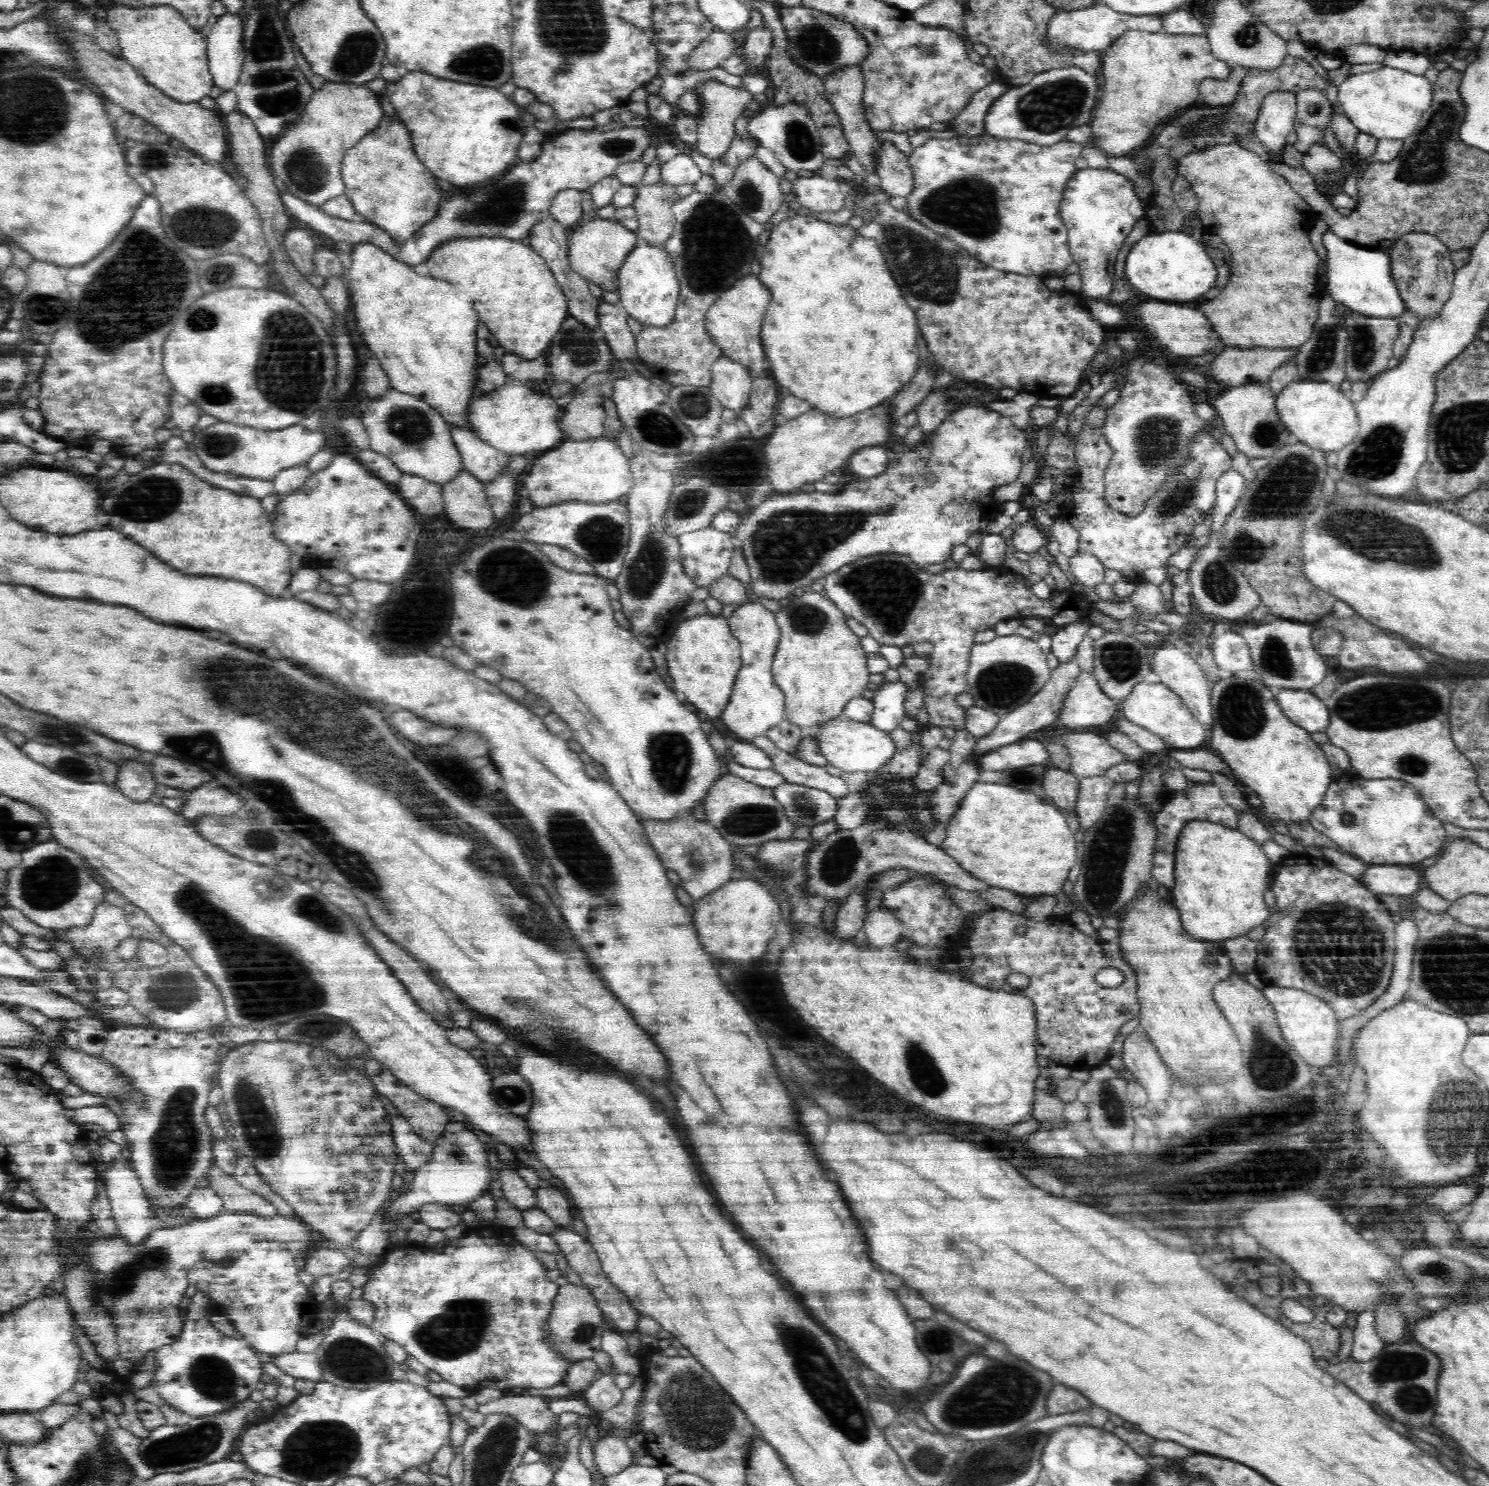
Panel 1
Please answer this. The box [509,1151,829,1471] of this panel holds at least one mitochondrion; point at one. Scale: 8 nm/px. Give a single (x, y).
(696, 1416)

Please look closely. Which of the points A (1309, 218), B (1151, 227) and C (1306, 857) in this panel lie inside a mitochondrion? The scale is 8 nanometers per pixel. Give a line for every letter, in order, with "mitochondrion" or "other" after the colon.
A: other
B: other
C: other

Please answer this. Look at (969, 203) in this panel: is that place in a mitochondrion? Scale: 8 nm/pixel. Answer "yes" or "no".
yes

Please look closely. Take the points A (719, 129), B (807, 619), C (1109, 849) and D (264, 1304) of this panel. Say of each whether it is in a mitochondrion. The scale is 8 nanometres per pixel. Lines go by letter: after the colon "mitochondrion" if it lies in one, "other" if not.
A: other
B: mitochondrion
C: mitochondrion
D: other

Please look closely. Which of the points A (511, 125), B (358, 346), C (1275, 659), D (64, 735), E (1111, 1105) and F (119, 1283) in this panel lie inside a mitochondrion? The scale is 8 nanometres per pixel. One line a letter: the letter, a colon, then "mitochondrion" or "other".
A: mitochondrion
B: other
C: mitochondrion
D: mitochondrion
E: mitochondrion
F: mitochondrion

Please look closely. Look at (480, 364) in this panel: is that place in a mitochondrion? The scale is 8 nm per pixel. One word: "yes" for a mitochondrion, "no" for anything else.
no

